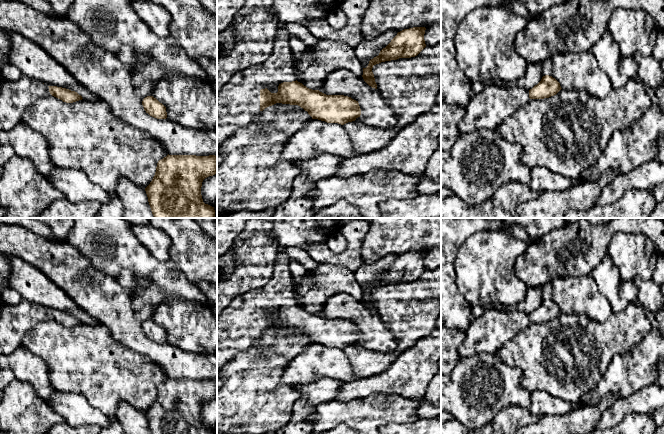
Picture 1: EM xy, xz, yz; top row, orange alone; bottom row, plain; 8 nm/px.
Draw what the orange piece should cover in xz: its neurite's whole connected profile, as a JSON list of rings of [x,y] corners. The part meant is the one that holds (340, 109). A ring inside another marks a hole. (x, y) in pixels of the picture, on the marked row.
[[[280,25],[269,57],[259,65],[252,65],[234,74],[227,83],[222,85],[217,93],[217,146],[231,138],[237,130],[248,127],[261,111],[276,103],[298,105],[307,111],[312,119],[327,123],[344,125],[360,117],[361,109],[358,101],[344,95],[326,95],[319,90],[309,89],[296,80],[293,54],[288,44],[289,34],[285,27]]]

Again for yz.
[[[545,75],[532,89],[517,85],[509,88],[485,87],[469,101],[466,114],[458,126],[459,134],[477,129],[494,129],[530,99],[544,99],[561,90],[560,83],[552,76]]]

